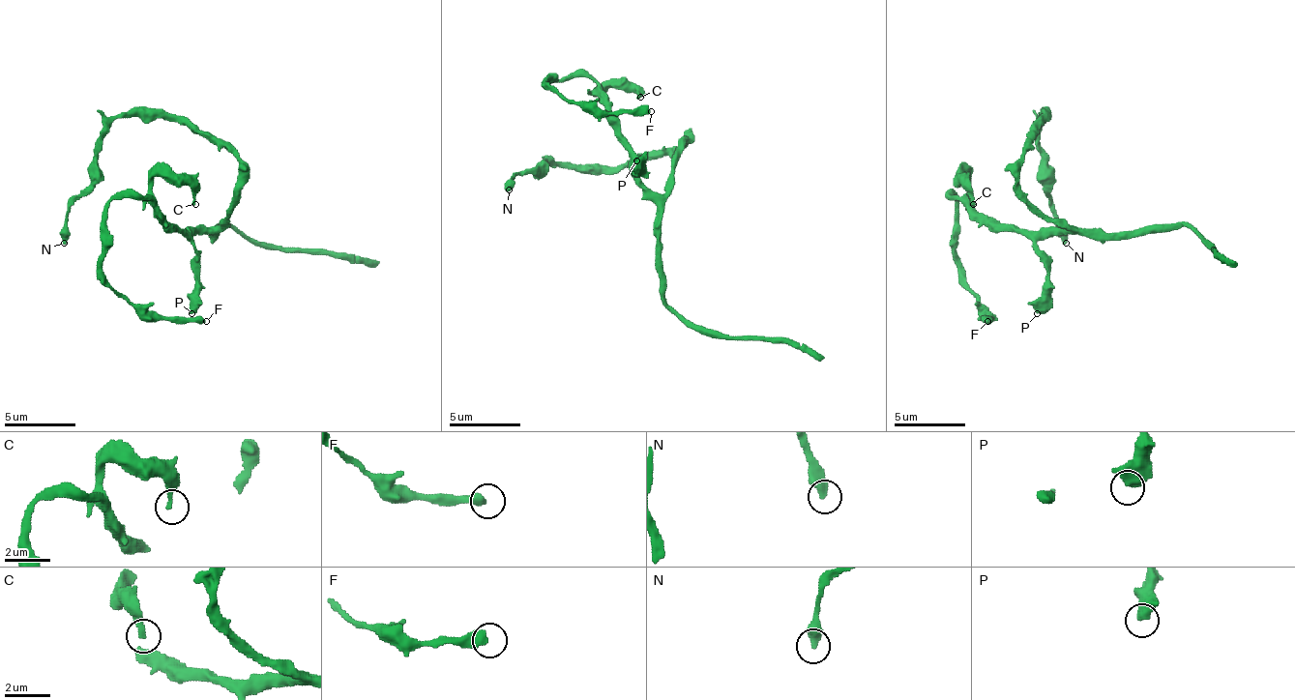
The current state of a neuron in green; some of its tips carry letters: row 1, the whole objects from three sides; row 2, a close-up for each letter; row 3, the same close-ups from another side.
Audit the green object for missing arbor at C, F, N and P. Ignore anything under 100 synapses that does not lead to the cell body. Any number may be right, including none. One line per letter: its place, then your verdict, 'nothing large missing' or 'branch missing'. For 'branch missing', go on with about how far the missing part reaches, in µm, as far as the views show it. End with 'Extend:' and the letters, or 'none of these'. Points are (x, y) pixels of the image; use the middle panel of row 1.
C: place (640, 97); nothing large missing
F: place (651, 111); nothing large missing
N: place (509, 189); nothing large missing
P: place (636, 160); nothing large missing
Extend: none of these

